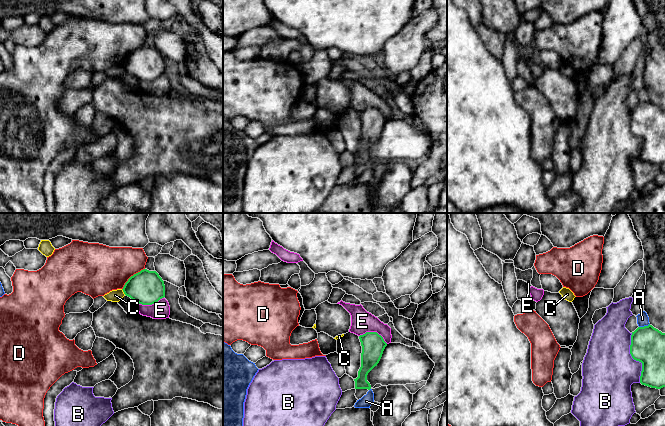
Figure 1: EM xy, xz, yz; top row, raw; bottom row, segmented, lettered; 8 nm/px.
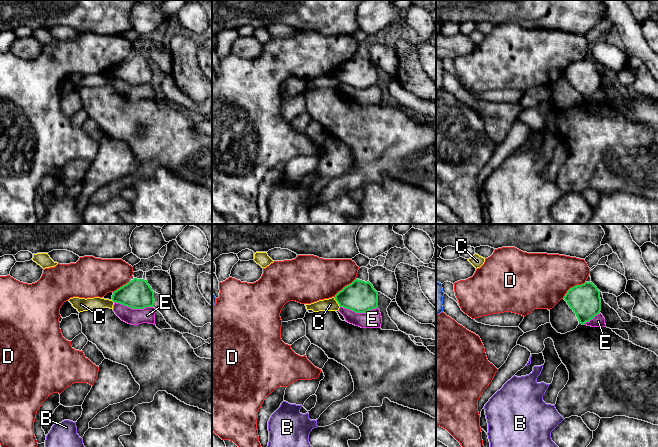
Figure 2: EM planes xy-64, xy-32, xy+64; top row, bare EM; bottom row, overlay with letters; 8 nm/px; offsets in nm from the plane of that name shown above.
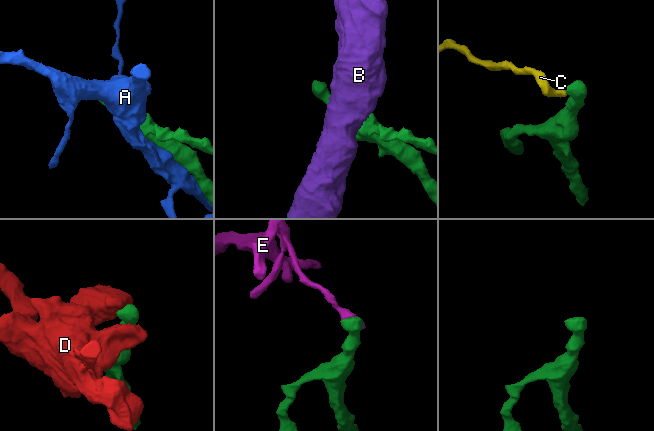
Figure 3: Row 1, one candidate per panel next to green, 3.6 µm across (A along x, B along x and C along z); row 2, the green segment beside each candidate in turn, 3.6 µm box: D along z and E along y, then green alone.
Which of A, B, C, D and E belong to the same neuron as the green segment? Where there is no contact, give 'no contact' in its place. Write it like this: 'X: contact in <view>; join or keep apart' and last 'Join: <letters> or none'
A: contact in yz; keep apart
B: contact in yz; keep apart
C: contact in xy; keep apart
D: contact in xy; keep apart
E: contact in xz; keep apart
Join: none

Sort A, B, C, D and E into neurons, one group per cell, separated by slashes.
A / B / C / D / E

